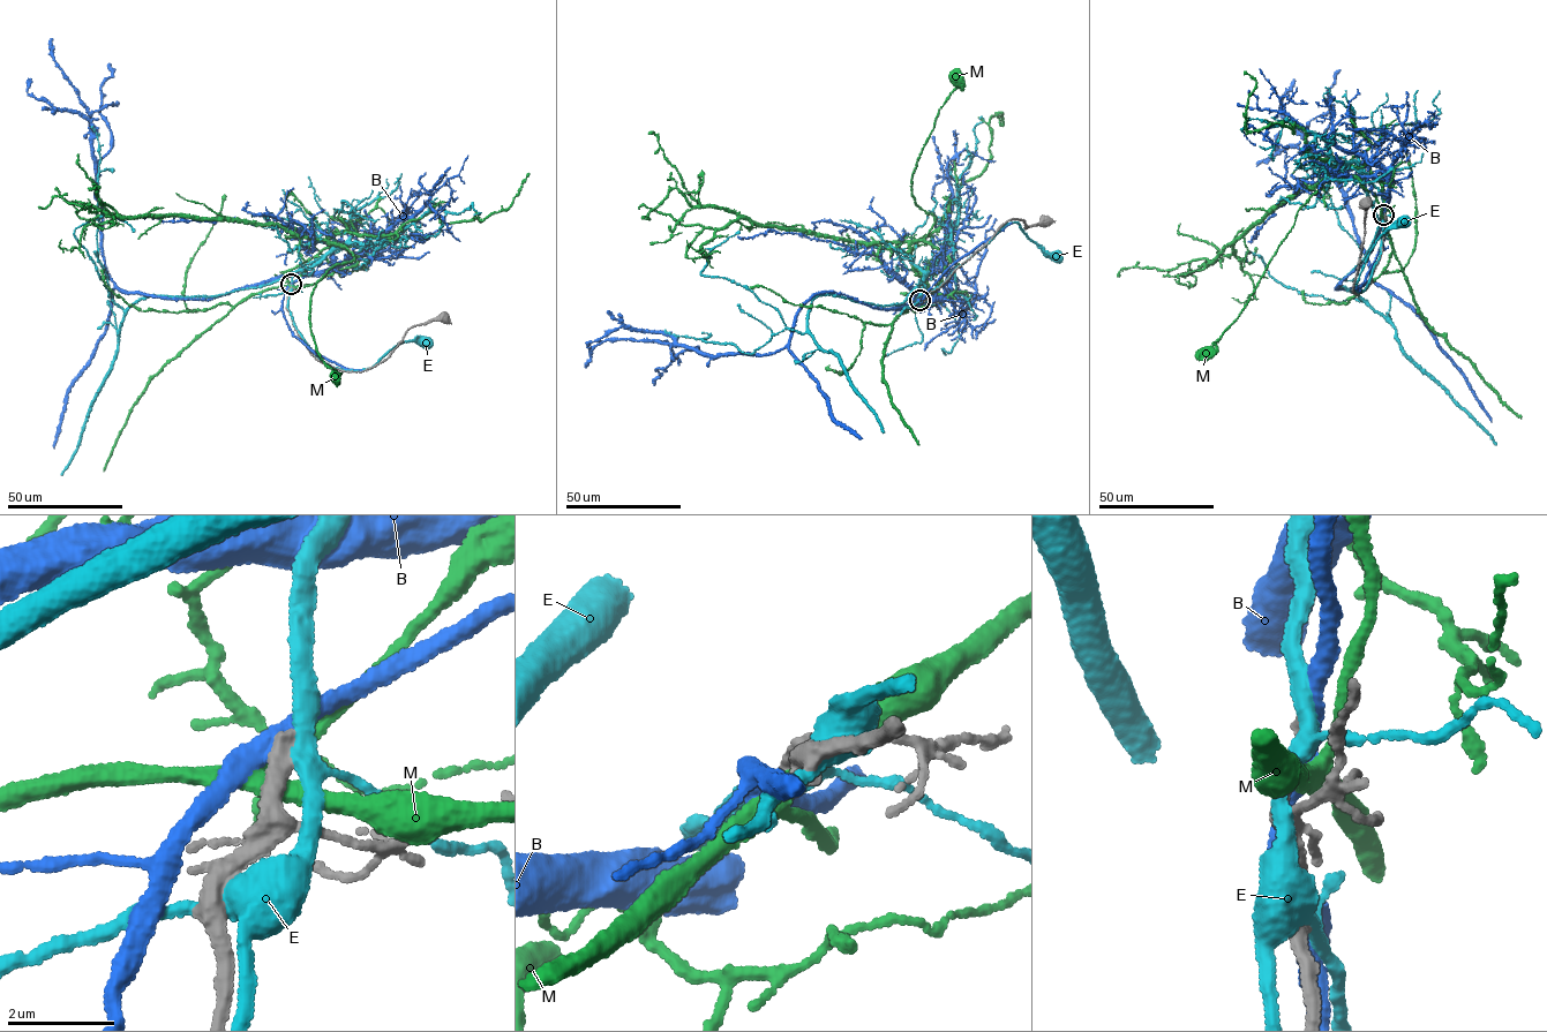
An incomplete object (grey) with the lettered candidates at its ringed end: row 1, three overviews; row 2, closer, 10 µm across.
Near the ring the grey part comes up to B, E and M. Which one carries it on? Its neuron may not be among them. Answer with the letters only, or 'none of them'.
none of them

